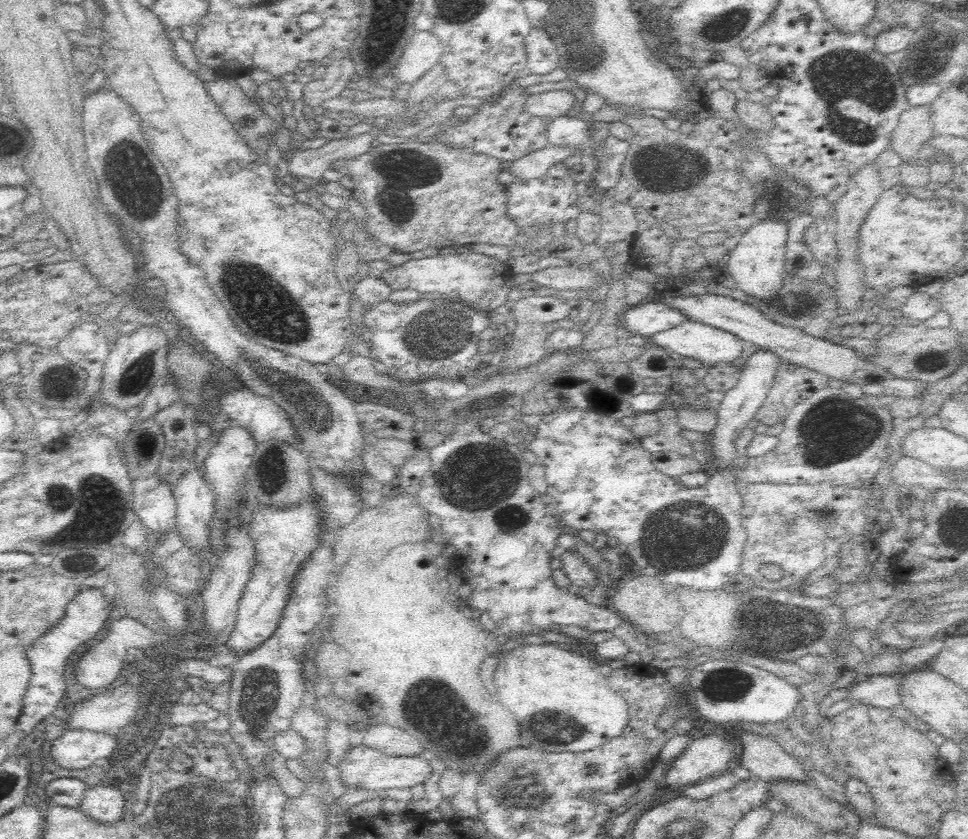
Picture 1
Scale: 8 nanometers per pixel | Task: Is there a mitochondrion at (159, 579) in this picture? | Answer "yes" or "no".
no

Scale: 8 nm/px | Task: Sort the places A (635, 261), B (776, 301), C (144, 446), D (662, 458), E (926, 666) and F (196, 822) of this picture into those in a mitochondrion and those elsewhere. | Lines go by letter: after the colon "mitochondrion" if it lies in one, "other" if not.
A: other
B: other
C: mitochondrion
D: other
E: other
F: mitochondrion

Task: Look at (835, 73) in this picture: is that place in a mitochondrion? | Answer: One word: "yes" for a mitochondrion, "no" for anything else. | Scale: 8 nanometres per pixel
yes

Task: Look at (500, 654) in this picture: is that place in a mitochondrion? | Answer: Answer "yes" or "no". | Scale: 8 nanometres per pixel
no

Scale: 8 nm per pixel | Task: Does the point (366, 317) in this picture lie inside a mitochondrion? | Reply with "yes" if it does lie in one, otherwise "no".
no

